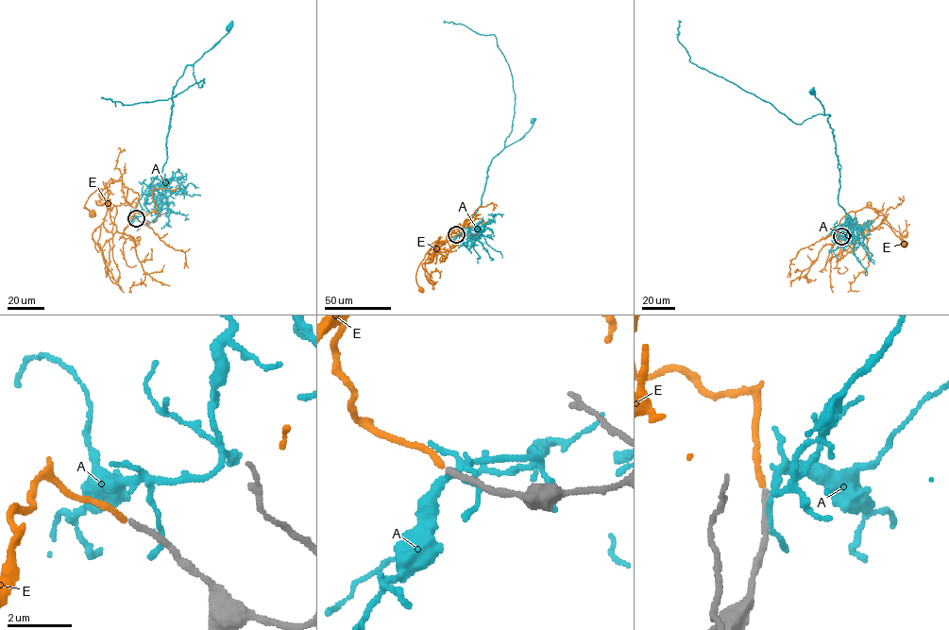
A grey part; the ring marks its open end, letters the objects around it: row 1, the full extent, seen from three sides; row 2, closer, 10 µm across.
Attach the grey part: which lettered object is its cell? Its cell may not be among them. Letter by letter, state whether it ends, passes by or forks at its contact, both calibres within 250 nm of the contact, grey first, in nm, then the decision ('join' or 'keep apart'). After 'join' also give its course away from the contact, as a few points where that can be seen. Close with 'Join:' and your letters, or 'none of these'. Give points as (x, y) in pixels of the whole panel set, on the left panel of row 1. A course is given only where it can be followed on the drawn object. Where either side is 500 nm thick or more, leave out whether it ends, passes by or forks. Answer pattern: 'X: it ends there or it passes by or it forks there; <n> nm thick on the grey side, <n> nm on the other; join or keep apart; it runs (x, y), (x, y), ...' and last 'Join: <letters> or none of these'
A: it ends there; 240 nm thick on the grey side, 160 nm on the other; keep apart
E: it ends there; 170 nm thick on the grey side, 170 nm on the other; join; it runs (136, 218), (129, 219), (135, 212), (138, 193), (110, 178), (86, 202), (84, 207), (93, 213)
Join: E

